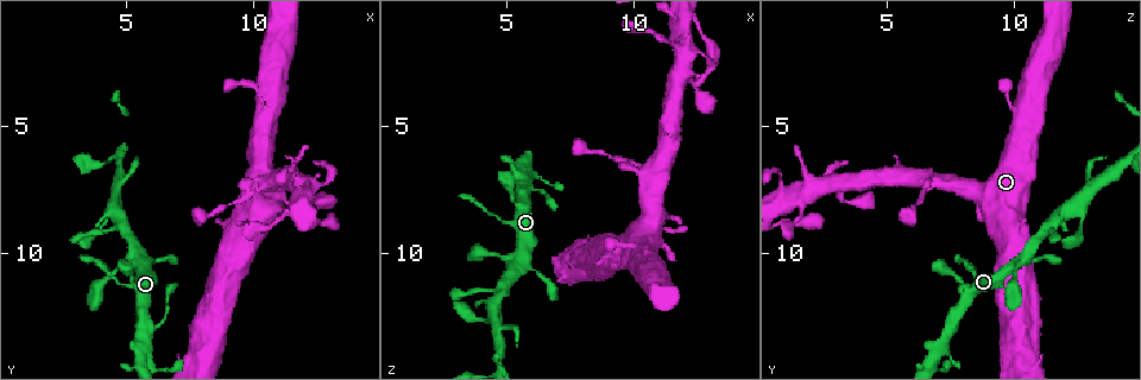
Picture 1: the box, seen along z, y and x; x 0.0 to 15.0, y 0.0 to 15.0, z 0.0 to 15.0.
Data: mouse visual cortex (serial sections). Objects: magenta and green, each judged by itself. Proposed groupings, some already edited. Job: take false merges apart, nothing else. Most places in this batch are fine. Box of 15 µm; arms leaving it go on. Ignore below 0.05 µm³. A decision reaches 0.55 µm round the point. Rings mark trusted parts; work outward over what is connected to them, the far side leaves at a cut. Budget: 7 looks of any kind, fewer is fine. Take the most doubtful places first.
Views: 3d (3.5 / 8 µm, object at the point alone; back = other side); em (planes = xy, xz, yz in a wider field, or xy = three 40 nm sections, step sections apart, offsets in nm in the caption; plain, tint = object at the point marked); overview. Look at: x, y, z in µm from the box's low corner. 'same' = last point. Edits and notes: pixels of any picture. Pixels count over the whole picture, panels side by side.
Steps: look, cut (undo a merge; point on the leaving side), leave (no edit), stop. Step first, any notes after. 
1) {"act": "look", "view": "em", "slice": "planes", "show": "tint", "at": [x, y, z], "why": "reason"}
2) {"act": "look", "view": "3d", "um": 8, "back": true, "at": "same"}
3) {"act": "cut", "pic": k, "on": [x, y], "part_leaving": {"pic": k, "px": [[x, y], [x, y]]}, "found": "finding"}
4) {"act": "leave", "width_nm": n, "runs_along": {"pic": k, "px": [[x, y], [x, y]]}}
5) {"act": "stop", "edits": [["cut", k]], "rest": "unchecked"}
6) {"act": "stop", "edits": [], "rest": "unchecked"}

{"act": "look", "view": "3d", "um": 8, "at": [7.9, 8.6, 5.9], "why": "sharp bend"}

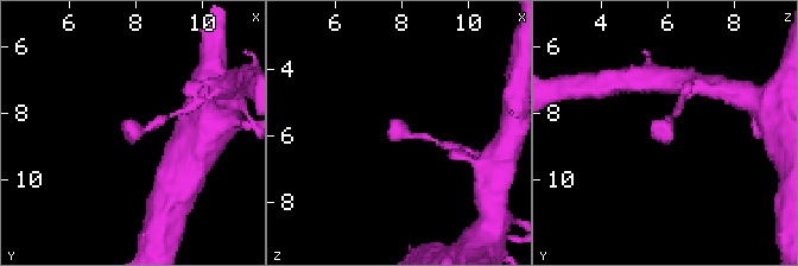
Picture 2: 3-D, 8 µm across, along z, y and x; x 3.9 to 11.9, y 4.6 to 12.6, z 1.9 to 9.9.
{"act": "look", "view": "3d", "um": 3.5, "at": [7.9, 8.5, 5.9]}

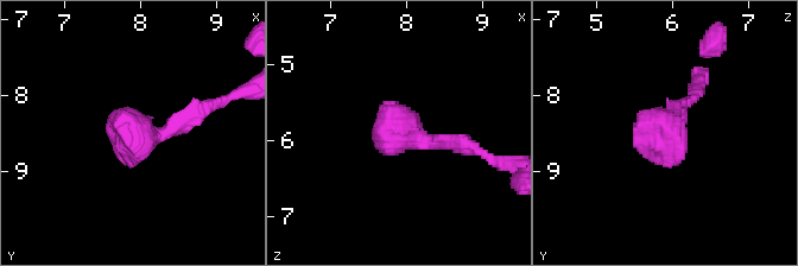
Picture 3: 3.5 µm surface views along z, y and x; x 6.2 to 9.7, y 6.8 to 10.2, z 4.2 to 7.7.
{"act": "leave", "runs_along": {"pic": 3, "px": [[198, 112], [162, 134], [128, 134], [121, 159]]}, "found": "one cell here"}

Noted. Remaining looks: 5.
{"act": "look", "view": "3d", "um": 3.5, "at": [4.7, 8.9, 11.6], "why": "narrows sharply"}

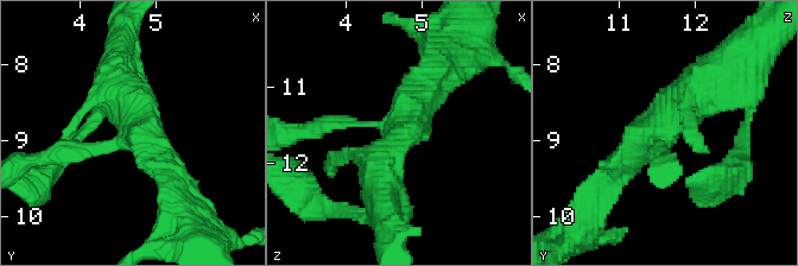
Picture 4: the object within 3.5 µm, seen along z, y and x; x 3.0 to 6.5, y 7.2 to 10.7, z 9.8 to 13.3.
{"act": "look", "view": "em", "slice": "xy", "step": 1, "show": "tint", "at": [4.80, 8.90, 11.50], "arms": 3, "arm_widths_nm": [100, 350, 600], "why": "now the EM"}

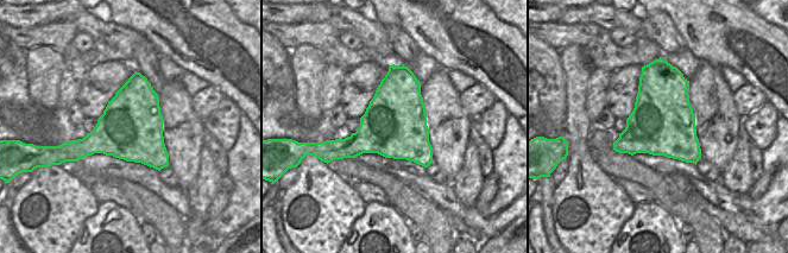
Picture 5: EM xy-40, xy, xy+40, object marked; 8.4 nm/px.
{"act": "leave", "runs_along": {"pic": 4, "px": [[608, 184], [711, 86]]}, "found": "one cell here"}

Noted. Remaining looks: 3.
{"act": "look", "view": "3d", "um": 8, "at": [12.6, 7.4, 2.0], "why": "sudden change in width"}

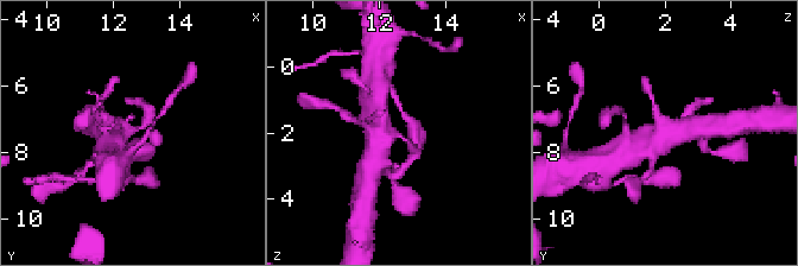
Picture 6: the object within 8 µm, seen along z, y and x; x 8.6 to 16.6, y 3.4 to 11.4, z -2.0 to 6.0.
{"act": "look", "view": "3d", "um": 3.5, "back": true, "at": [12.6, 7.3, 2.1]}

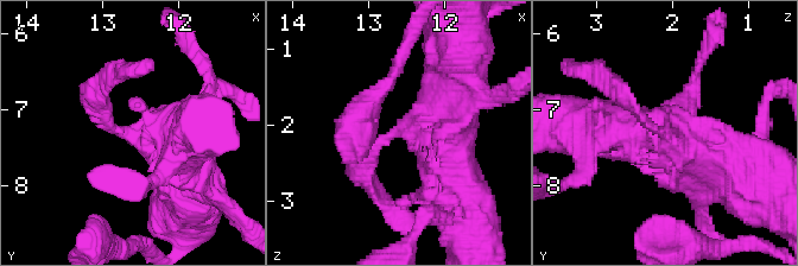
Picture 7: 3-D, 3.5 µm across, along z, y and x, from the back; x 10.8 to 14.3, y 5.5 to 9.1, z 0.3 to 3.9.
{"act": "look", "view": "em", "slice": "xy", "step": 2, "show": "tint", "at": [12.60, 7.30, 2.10], "arm_widths_nm": [200, 700]}

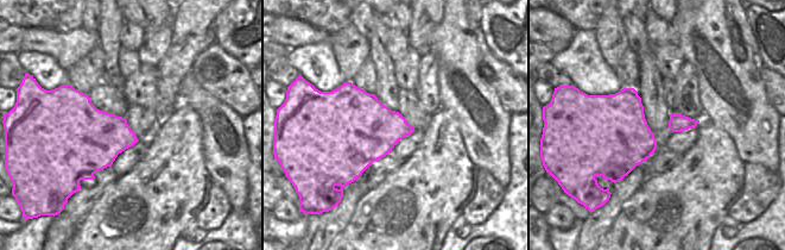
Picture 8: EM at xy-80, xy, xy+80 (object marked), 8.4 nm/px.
{"act": "leave", "runs_along": {"pic": 7, "px": [[184, 134], [114, 131], [100, 90]]}, "found": "all the same cell"}

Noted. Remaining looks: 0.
{"act": "stop", "edits": [], "rest": "unchecked"}

